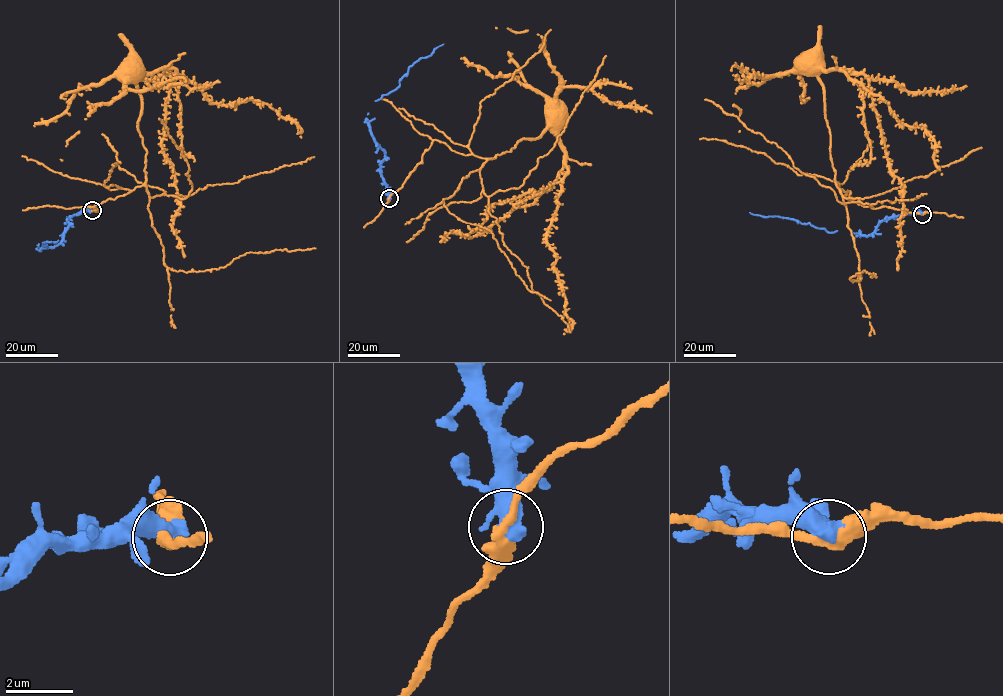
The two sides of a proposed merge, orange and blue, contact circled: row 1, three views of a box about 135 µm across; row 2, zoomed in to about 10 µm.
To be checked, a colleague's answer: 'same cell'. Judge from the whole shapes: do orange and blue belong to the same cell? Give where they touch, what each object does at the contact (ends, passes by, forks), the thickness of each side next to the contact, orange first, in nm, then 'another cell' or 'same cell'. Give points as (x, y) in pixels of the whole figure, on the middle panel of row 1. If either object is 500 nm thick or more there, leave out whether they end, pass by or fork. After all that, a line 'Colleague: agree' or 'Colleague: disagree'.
at (389, 198); orange passes by; blue passes by; 360 nm thick on the orange side, 440 nm on the other; another cell
Colleague: disagree

